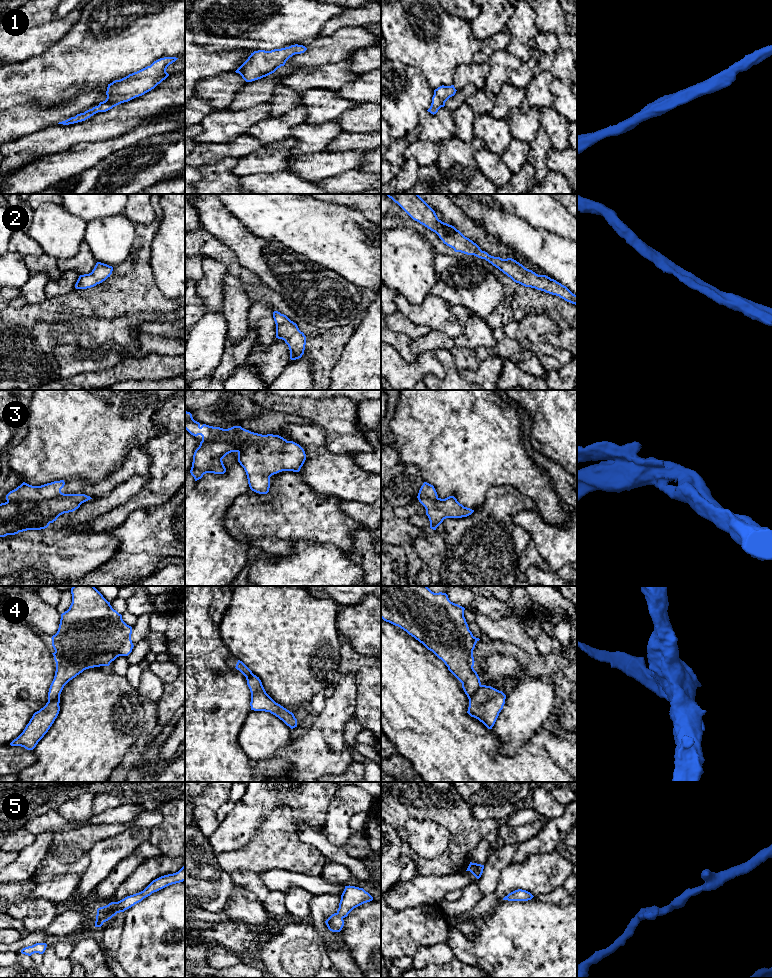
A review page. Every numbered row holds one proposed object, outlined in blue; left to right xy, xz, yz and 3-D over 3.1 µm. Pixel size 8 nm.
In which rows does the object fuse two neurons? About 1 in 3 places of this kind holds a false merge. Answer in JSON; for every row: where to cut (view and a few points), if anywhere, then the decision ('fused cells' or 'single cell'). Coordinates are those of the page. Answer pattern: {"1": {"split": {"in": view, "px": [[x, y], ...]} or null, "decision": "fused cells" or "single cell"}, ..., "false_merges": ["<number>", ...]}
{"1": {"split": null, "decision": "single cell"}, "2": {"split": null, "decision": "single cell"}, "3": {"split": {"in": "xy", "px": [[65, 494], [35, 501], [7, 501]]}, "decision": "fused cells"}, "4": {"split": {"in": "yz", "px": [[480, 684], [469, 699]]}, "decision": "fused cells"}, "5": {"split": null, "decision": "single cell"}, "false_merges": ["3", "4"]}

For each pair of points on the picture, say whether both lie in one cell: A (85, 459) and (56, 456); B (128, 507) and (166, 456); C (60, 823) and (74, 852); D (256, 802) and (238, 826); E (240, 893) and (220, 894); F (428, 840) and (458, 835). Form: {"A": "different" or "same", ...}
{"A": "same", "B": "same", "C": "different", "D": "same", "E": "different", "F": "different"}

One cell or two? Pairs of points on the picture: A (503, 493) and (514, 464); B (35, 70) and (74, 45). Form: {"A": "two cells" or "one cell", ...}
{"A": "two cells", "B": "one cell"}

